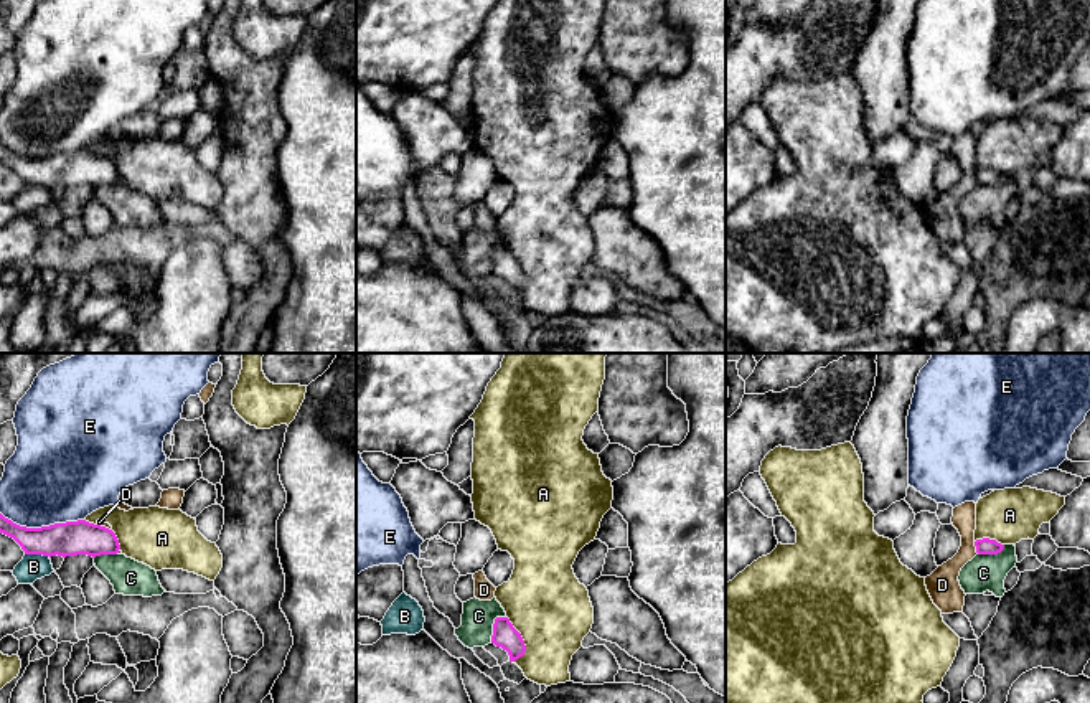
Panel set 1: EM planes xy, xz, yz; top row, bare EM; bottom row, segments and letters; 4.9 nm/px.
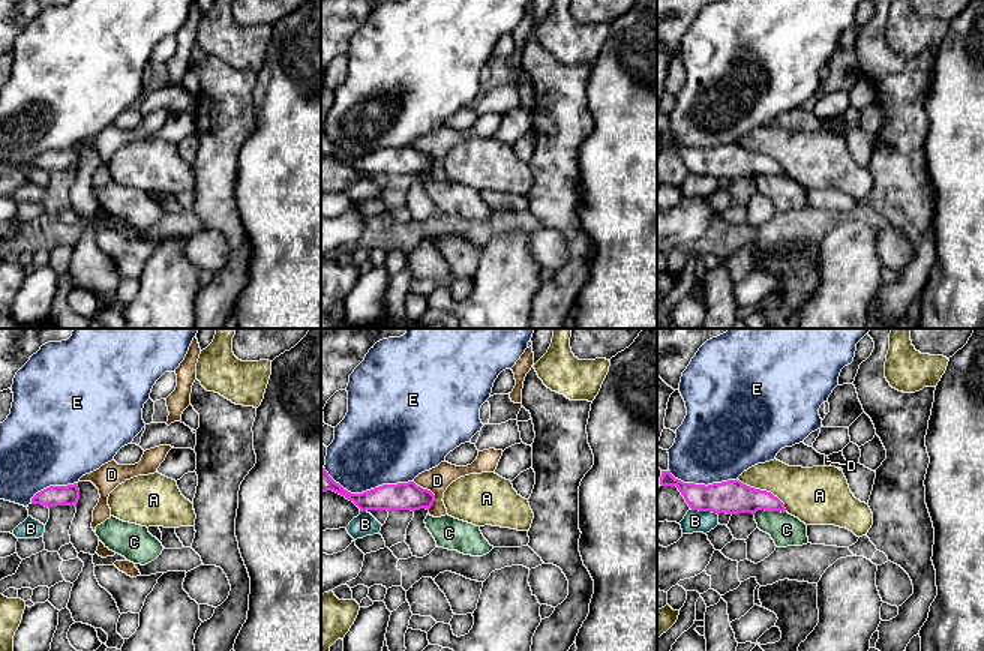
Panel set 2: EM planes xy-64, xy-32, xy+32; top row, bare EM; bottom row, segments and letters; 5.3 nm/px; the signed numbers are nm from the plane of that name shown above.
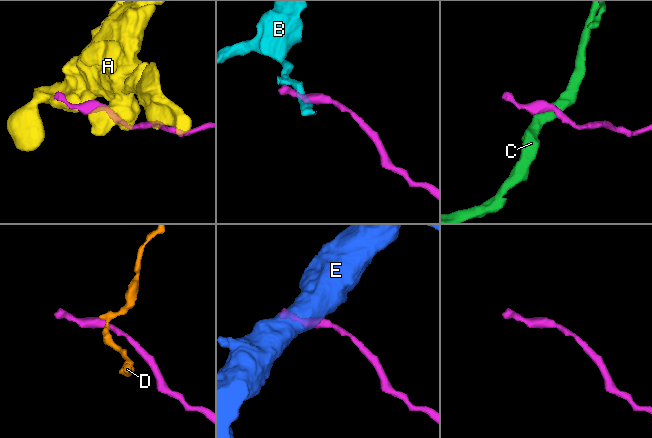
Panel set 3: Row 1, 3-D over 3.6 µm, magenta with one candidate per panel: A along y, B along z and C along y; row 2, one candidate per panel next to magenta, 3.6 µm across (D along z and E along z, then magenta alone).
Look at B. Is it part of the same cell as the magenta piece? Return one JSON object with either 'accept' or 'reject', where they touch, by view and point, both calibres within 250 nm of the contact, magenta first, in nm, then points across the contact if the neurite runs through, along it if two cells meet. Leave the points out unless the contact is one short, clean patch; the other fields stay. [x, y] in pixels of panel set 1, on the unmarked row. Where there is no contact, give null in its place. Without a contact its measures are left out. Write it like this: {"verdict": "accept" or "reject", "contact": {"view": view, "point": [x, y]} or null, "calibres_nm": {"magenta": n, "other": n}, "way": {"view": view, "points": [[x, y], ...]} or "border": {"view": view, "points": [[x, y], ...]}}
{"verdict": "reject", "contact": {"view": "xy", "point": [38, 184]}, "calibres_nm": {"magenta": 170, "other": 130}, "border": {"view": "xy", "points": [[25, 184], [50, 187]]}}

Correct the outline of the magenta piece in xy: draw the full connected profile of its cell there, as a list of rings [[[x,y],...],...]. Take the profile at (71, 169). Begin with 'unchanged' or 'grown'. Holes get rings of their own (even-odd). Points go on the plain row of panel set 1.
unchanged | [[[0,144],[0,163],[13,168],[25,185],[43,186],[101,186],[117,185],[120,180],[115,163],[86,150],[54,153],[41,158],[26,158]]]

